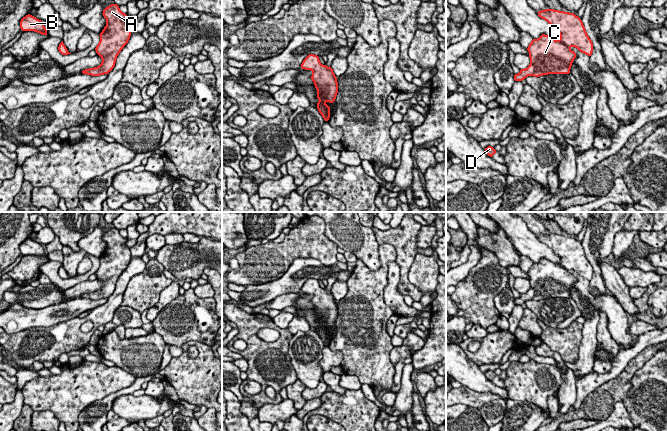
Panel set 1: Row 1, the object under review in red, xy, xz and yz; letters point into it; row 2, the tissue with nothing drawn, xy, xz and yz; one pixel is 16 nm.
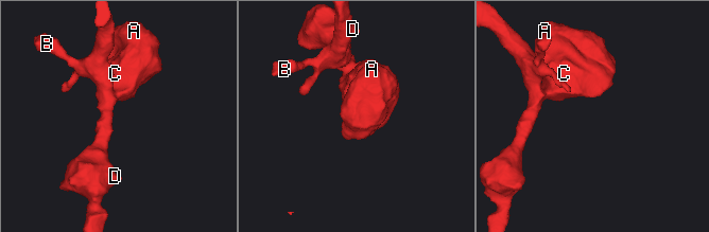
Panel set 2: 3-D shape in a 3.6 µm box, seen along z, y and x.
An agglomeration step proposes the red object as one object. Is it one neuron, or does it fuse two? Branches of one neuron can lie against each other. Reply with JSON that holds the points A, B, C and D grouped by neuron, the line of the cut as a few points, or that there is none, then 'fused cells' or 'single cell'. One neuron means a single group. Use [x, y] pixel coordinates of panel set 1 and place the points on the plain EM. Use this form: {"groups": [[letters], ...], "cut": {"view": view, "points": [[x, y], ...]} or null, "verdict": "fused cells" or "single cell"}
{"groups": [["A", "B", "C", "D"]], "cut": null, "verdict": "single cell"}

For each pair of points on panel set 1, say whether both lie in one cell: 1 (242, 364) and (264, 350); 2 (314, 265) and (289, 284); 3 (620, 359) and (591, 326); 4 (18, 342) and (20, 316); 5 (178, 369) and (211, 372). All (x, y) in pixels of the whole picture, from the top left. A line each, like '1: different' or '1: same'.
1: different
2: same
3: different
4: different
5: same

